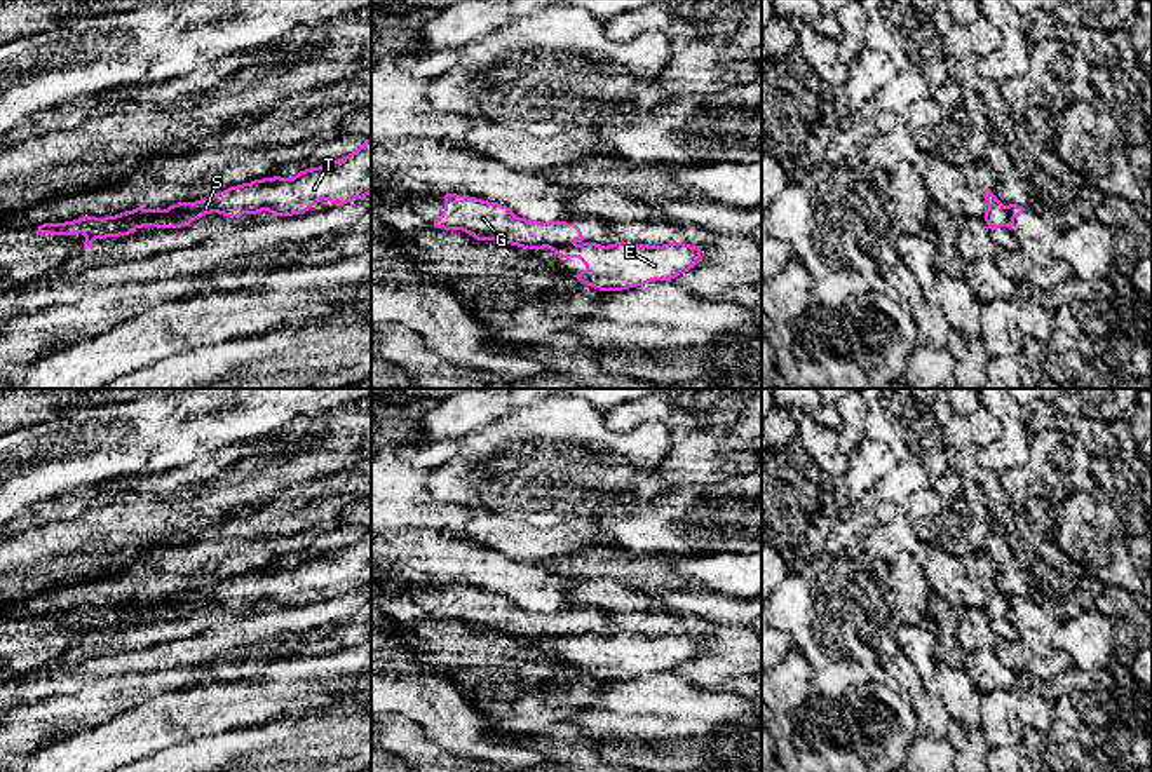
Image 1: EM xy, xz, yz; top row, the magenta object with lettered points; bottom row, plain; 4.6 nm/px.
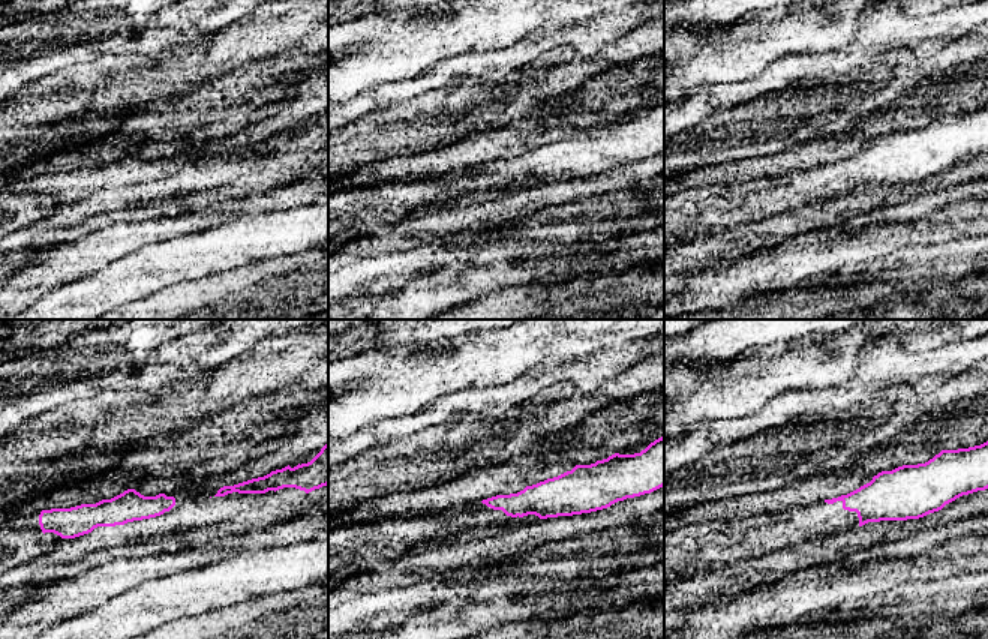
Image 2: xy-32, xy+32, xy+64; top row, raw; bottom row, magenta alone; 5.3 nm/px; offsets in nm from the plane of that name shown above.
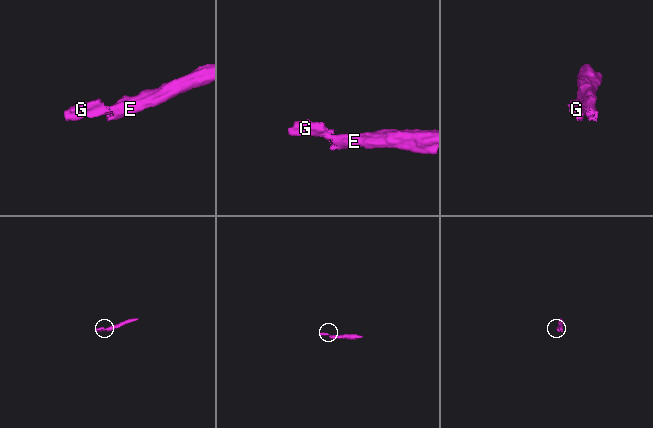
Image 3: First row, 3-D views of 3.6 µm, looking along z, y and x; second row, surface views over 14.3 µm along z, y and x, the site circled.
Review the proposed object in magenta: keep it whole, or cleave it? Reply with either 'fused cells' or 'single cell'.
fused cells

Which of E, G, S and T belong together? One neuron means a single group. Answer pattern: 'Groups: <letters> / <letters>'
Groups: E S T / G

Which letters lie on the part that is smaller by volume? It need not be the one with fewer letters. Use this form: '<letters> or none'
G

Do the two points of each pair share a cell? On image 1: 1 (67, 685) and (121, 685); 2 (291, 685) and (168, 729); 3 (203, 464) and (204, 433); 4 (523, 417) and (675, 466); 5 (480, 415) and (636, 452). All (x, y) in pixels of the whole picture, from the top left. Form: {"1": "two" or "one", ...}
{"1": "two", "2": "one", "3": "two", "4": "two", "5": "two"}

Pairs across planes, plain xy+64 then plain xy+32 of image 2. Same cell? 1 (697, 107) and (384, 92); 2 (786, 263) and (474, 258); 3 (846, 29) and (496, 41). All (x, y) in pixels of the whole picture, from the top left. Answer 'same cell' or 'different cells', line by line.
1: same cell
2: same cell
3: same cell

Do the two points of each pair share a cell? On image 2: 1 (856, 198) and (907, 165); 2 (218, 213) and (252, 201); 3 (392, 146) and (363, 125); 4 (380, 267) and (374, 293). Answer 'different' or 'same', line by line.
1: different
2: same
3: different
4: different

